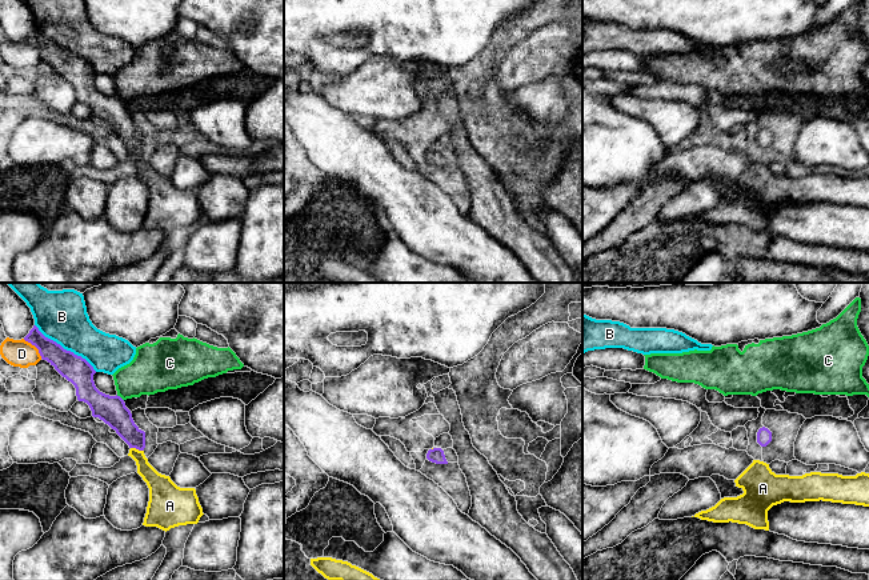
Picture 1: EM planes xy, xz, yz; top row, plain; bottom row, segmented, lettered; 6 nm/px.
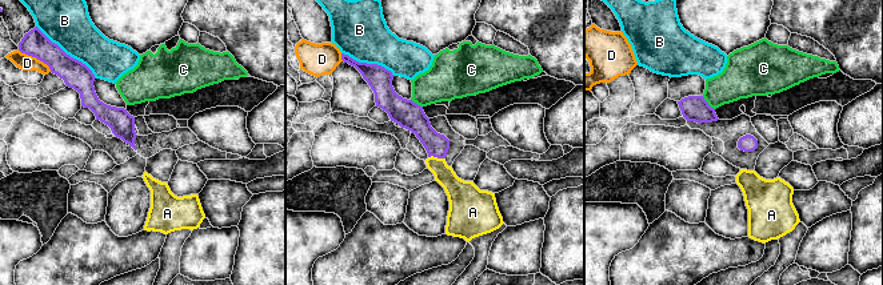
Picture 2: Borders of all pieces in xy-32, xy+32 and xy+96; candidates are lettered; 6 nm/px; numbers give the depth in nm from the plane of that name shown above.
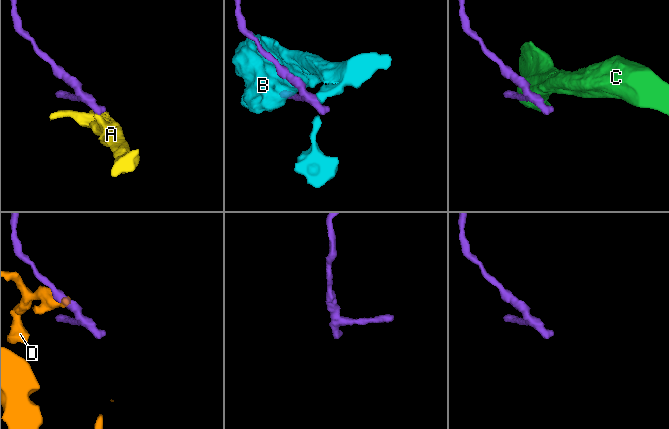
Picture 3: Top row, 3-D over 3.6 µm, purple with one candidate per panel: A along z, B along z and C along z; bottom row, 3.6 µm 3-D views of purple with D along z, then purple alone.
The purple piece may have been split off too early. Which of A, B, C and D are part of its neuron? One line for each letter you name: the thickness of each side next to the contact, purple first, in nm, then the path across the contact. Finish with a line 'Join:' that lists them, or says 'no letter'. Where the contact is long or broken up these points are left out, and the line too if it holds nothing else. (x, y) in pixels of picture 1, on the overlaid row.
A: 160 nm thick on the purple side, 120 nm on the other; runs through xy (115, 414), (135, 438), (137, 448), (144, 470), (157, 483)
Join: A

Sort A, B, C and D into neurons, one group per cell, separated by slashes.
A / B / C / D

